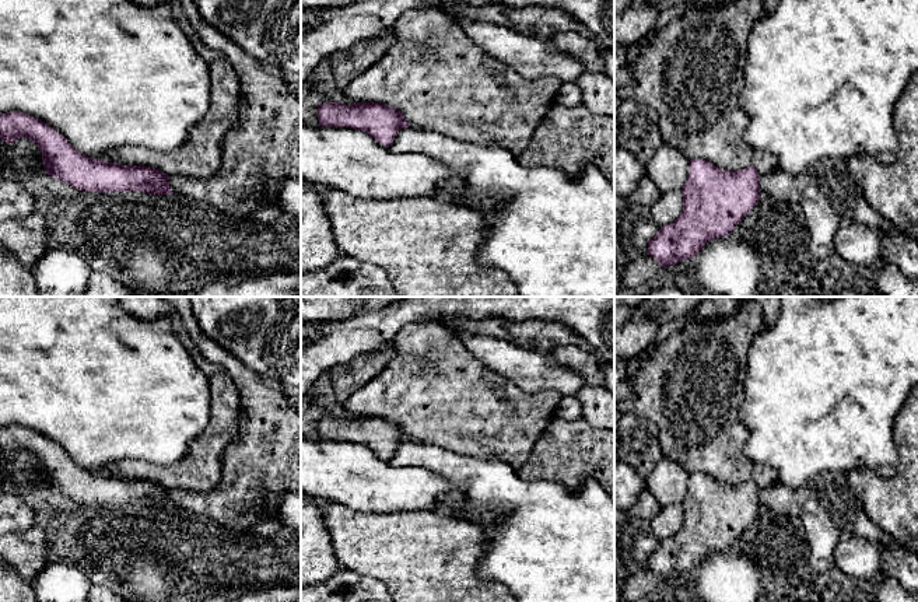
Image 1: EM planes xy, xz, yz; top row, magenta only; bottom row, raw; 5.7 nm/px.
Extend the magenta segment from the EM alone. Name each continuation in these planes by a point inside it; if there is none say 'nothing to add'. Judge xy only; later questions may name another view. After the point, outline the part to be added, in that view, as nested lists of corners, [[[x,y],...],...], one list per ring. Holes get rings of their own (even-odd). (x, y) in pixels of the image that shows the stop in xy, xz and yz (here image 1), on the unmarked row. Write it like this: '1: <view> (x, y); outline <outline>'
nothing to add

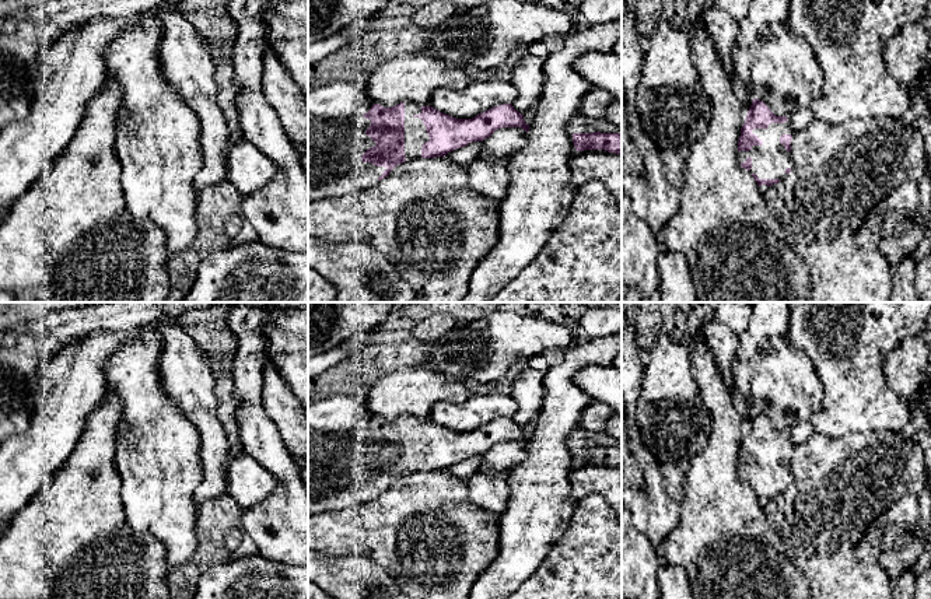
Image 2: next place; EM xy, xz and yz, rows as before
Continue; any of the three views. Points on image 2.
1: xz (335, 459); outline [[[308,430],[308,516],[344,509],[378,495],[386,481],[361,474],[361,469],[375,460],[365,448],[370,438],[364,430]]]

